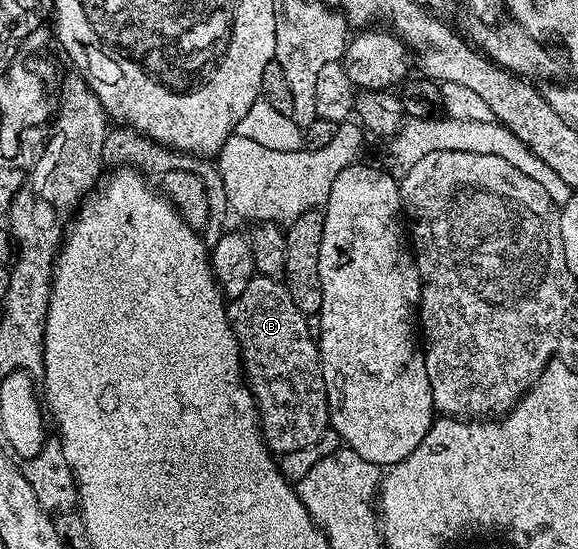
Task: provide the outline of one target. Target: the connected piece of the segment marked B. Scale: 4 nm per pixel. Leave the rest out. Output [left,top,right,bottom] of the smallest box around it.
[226,274,330,456]

